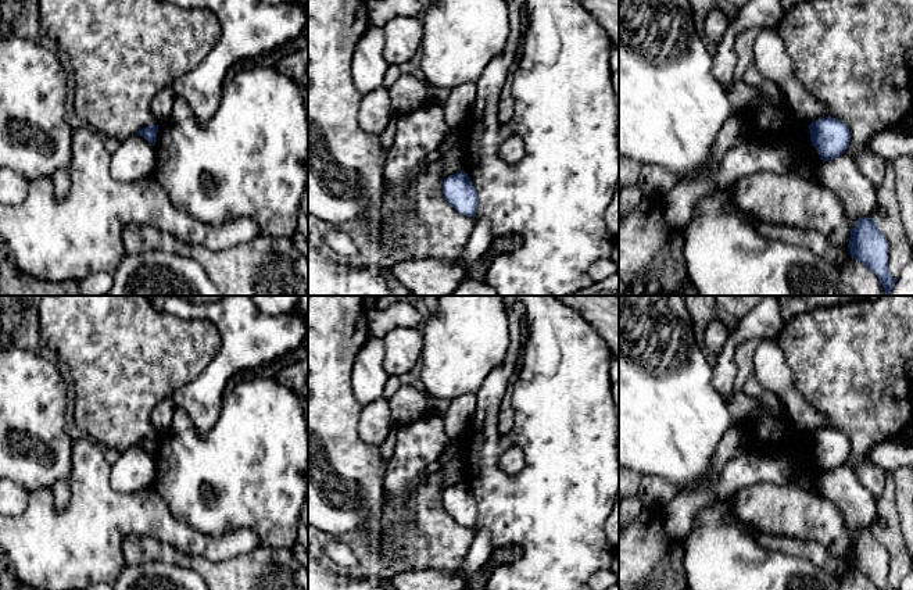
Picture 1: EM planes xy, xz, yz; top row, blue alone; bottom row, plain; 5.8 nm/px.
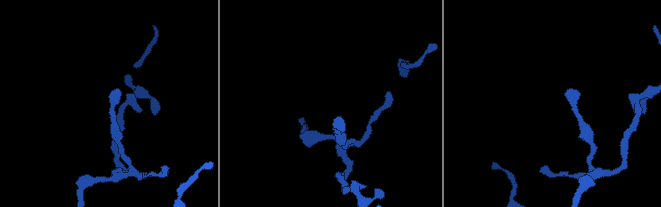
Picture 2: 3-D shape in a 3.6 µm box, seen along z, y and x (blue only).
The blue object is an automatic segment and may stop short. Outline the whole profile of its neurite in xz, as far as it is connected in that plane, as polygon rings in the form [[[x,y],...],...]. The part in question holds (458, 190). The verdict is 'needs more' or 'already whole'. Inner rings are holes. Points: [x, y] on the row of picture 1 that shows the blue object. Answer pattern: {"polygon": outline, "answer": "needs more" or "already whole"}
{"polygon": [[[463,169],[444,179],[443,194],[459,214],[466,217],[476,215],[477,192]]], "answer": "already whole"}

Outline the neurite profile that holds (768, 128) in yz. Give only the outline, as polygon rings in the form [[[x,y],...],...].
[[[735,78],[727,93],[738,108],[735,115],[746,122],[749,140],[795,147],[803,160],[794,165],[792,172],[808,180],[819,180],[817,168],[823,161],[810,142],[809,126],[799,126],[788,106],[773,107],[759,87],[744,79]]]

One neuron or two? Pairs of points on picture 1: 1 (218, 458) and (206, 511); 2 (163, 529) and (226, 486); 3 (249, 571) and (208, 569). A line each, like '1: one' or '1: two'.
1: one
2: two
3: one

